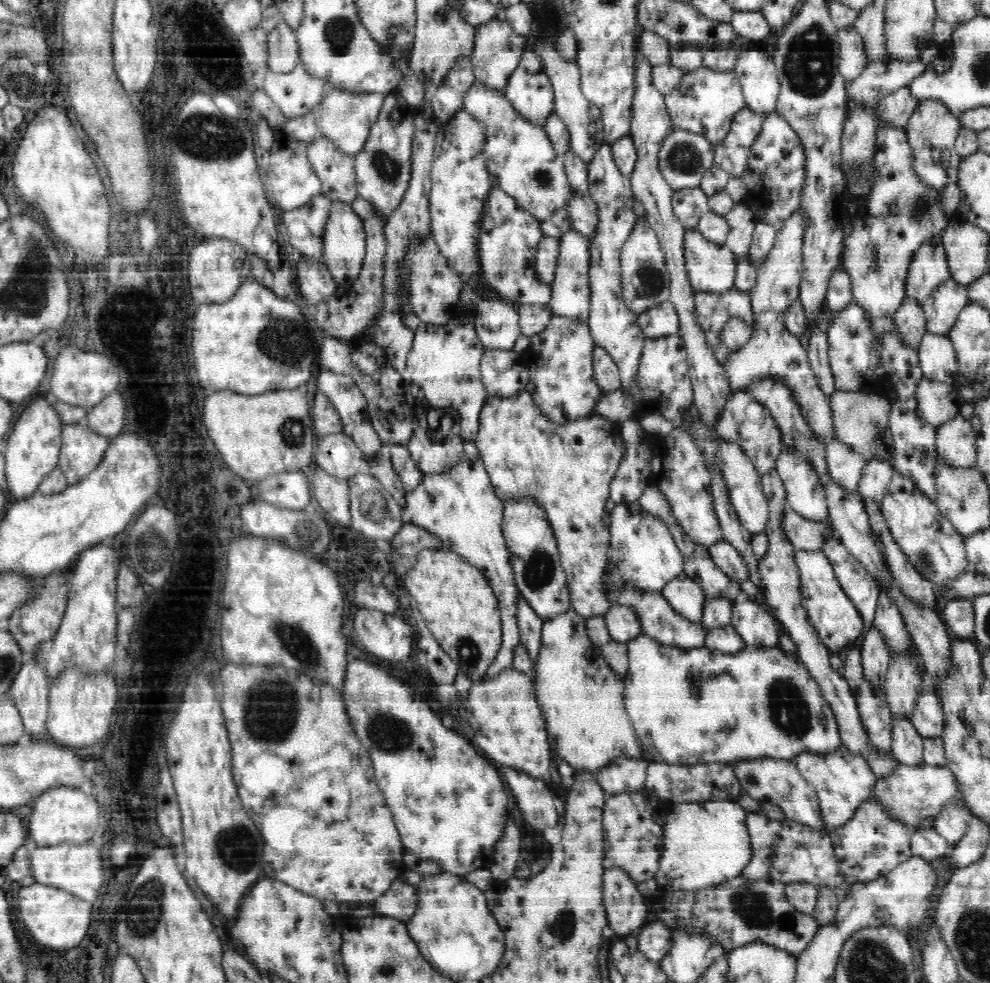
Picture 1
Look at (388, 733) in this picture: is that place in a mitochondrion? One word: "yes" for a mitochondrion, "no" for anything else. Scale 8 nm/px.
yes

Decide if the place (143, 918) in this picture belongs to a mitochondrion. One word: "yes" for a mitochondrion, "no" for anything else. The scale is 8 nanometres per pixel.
yes

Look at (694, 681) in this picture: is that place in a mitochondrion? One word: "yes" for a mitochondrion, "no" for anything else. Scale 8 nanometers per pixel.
no

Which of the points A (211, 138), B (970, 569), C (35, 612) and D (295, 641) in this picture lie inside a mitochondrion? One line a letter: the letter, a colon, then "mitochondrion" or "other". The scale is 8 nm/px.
A: mitochondrion
B: other
C: other
D: mitochondrion

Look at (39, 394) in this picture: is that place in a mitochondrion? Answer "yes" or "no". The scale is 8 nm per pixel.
no

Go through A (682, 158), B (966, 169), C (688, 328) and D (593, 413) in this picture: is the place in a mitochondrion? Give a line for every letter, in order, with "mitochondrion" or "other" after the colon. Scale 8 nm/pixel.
A: mitochondrion
B: other
C: other
D: other

